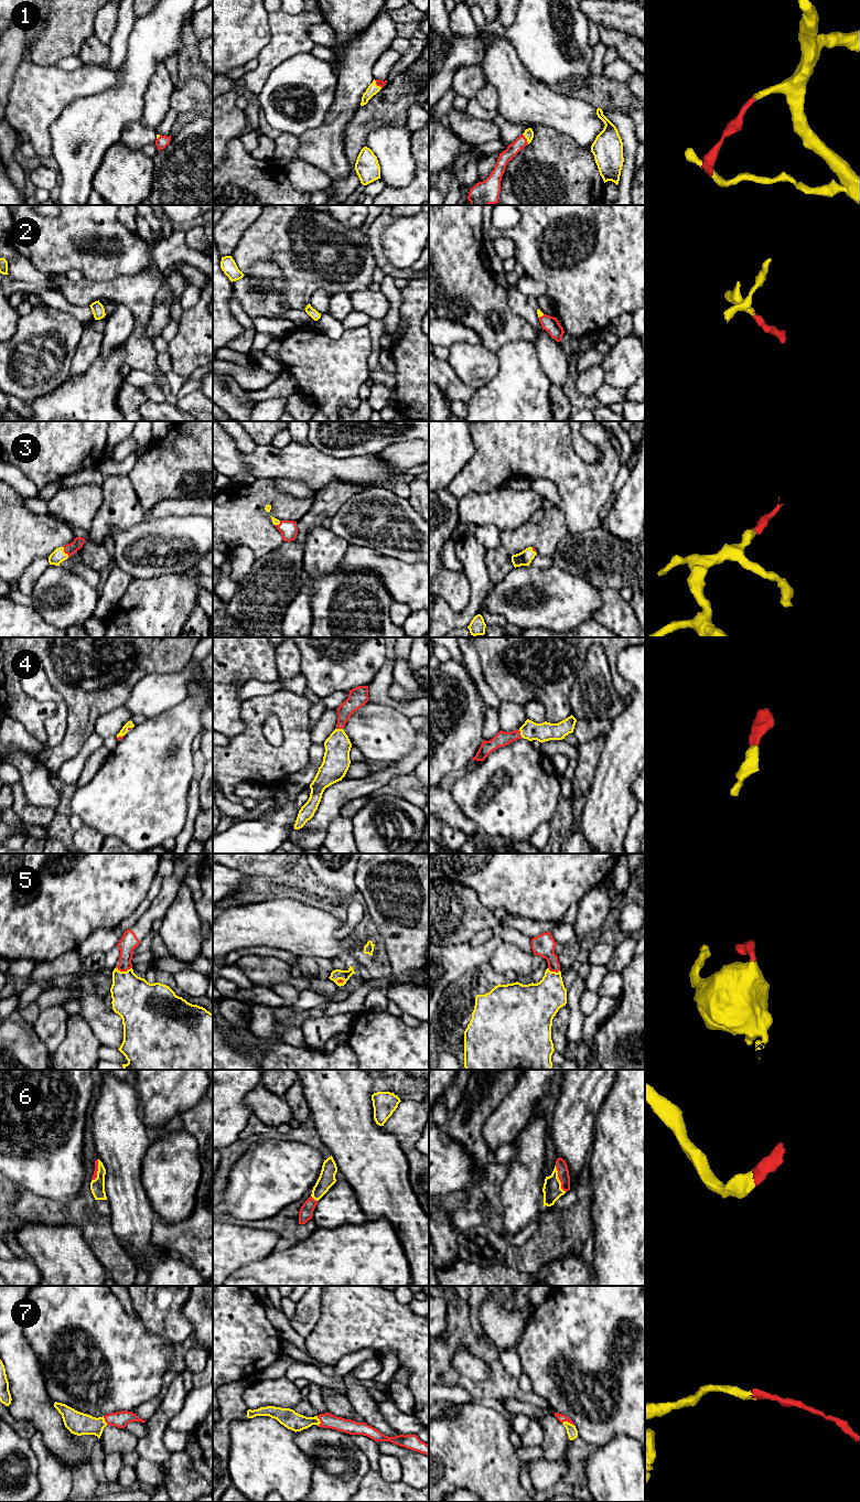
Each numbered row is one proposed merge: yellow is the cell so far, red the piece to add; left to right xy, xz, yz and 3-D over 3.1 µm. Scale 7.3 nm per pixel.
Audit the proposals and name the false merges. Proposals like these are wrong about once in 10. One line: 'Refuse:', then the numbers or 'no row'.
Refuse: no row

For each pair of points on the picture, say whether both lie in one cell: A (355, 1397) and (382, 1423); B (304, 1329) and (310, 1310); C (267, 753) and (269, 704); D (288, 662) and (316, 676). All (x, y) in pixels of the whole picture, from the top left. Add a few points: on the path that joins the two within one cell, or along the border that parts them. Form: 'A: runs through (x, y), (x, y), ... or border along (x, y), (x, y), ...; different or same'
A: runs through (362, 1404), (375, 1417); same
B: runs through (304, 1325), (307, 1315); same
C: runs through (256, 741), (257, 716); same
D: border along (298, 648), (301, 673); different

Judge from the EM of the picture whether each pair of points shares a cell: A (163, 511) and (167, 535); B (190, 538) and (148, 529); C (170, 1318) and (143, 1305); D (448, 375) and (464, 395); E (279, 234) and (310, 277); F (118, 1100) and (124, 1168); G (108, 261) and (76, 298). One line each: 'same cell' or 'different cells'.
A: different cells
B: same cell
C: same cell
D: same cell
E: same cell
F: same cell
G: different cells

